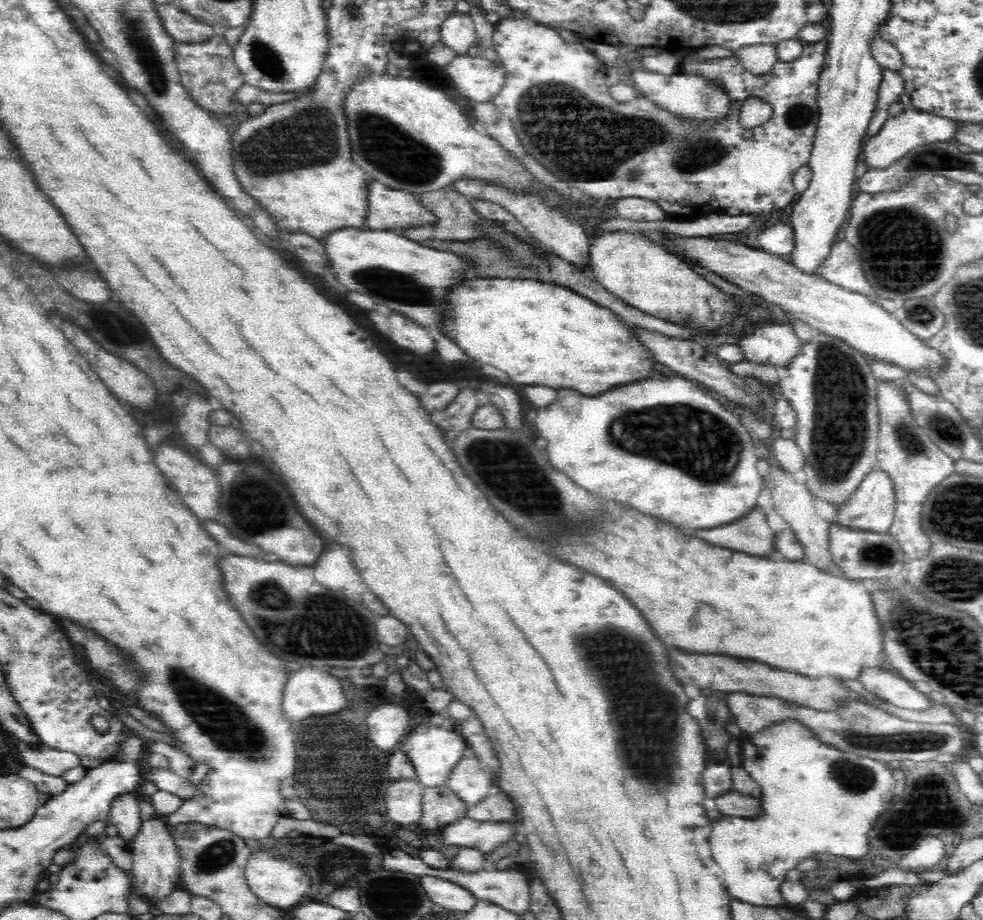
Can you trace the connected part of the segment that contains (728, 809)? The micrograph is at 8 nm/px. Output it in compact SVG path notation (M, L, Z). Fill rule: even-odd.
M726 791L714 798L705 796L703 805L706 810L718 810L726 816L742 816L742 818L757 818L761 815L760 799L738 791Z

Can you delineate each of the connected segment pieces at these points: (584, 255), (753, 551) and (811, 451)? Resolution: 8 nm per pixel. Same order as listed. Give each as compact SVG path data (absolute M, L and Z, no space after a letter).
M462 179L453 185L454 190L467 199L484 199L486 202L500 204L516 216L536 241L550 247L555 255L574 264L576 268L589 272L589 248L592 238L586 235L580 225L574 223L574 219L571 219L570 215L564 215L562 211L554 210L550 204L546 203L546 200L542 199L542 196L518 194L516 191L494 186L492 183L484 183L482 179Z
M757 505L733 523L706 530L693 530L693 536L752 556L772 556L775 551L775 534L768 525L768 518Z
M815 331L814 337L812 337L810 341L801 341L801 350L802 352L798 352L798 356L794 356L794 360L790 362L790 366L785 368L784 372L781 374L777 393L792 405L792 408L796 411L796 415L798 415L798 422L796 422L795 427L796 434L794 434L793 439L796 441L796 444L800 447L800 450L804 455L804 464L799 472L801 482L808 488L808 491L812 494L814 499L820 499L821 501L831 503L838 509L850 499L850 496L859 488L859 484L866 478L866 475L876 469L877 454L879 450L879 410L876 391L878 381L872 373L870 357L865 356L862 352L852 348L842 339L836 339L820 331Z

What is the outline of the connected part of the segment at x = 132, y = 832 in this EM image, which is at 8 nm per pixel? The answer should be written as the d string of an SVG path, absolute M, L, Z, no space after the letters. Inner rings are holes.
M120 794L110 804L108 822L114 824L119 831L119 838L122 838L128 846L135 840L139 829L142 828L140 819L140 806L135 794Z

